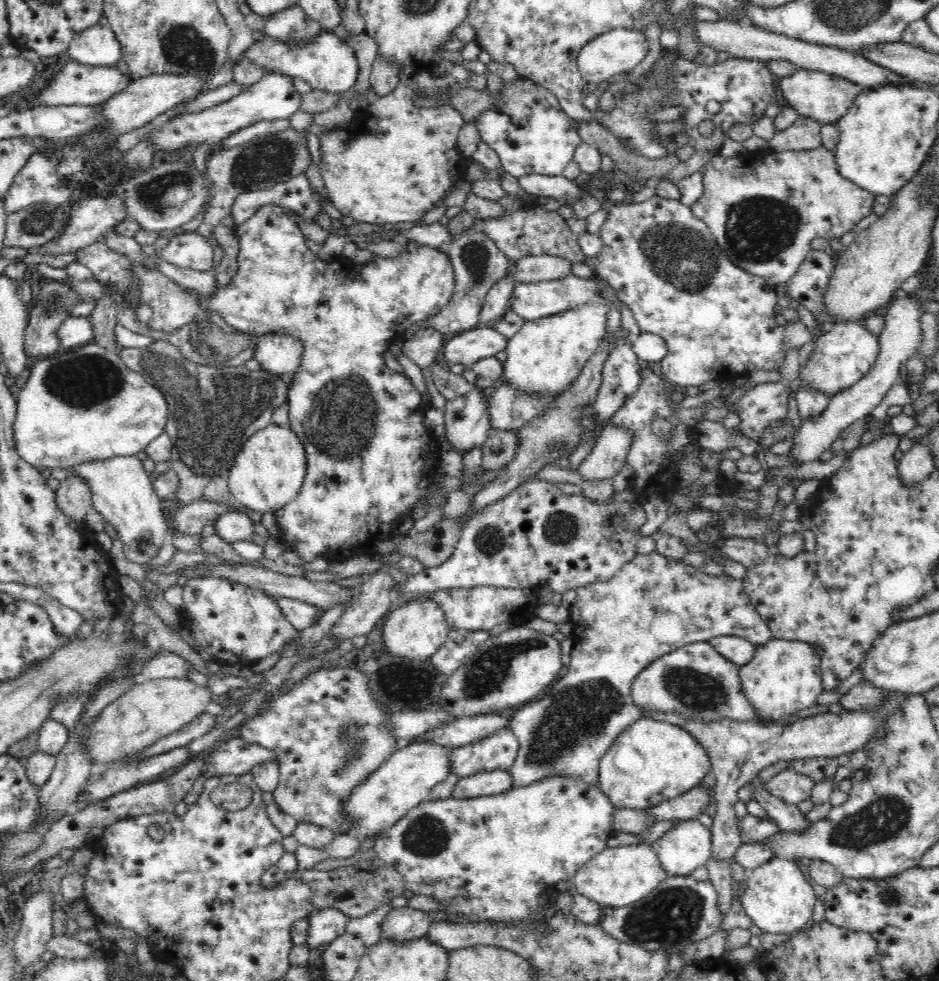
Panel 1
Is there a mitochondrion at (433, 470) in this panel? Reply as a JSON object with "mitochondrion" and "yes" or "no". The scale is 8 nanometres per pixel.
{"mitochondrion":"no"}

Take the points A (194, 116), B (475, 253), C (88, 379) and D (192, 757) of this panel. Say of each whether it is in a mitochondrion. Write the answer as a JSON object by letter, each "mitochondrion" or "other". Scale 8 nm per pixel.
{"A":"other","B":"mitochondrion","C":"mitochondrion","D":"other"}

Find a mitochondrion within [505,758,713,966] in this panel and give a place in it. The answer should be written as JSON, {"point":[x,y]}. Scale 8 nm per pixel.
{"point":[674,915]}

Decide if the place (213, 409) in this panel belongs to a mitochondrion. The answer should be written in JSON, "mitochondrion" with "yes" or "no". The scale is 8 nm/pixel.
{"mitochondrion":"yes"}

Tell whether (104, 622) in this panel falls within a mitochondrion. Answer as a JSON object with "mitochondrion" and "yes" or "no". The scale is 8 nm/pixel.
{"mitochondrion":"no"}

